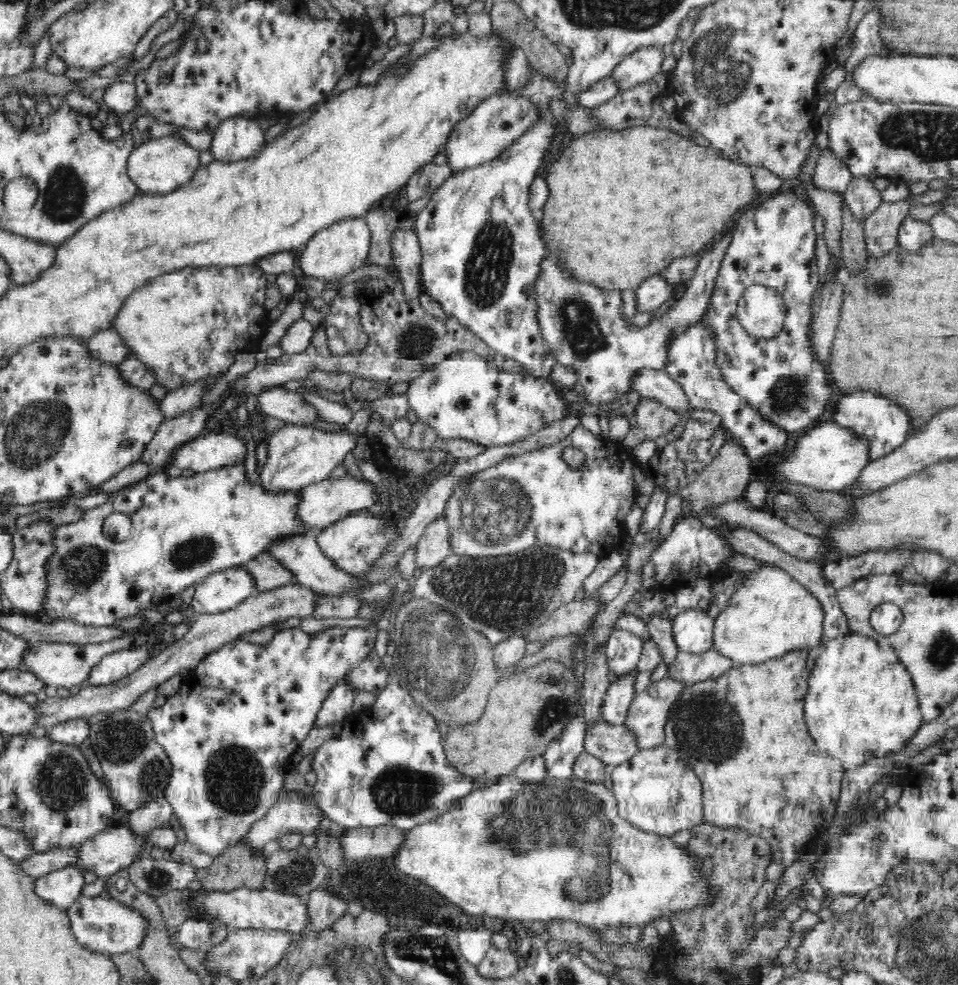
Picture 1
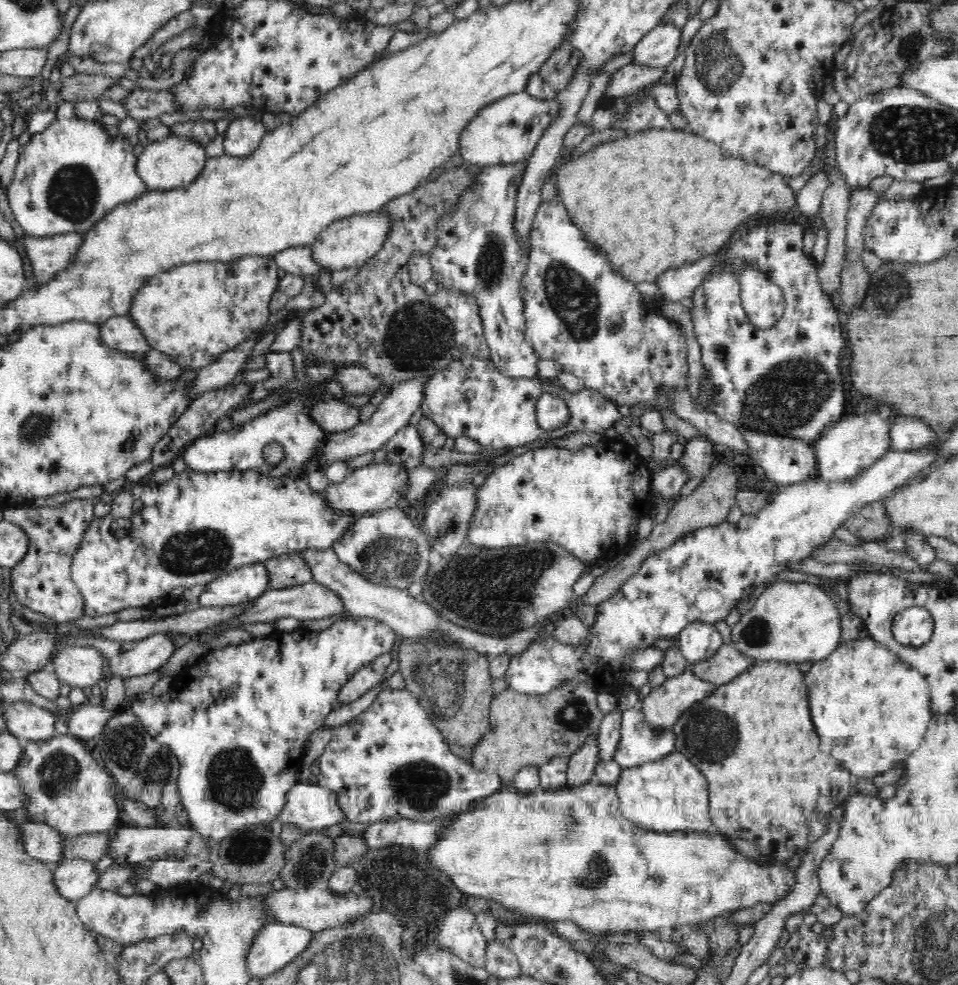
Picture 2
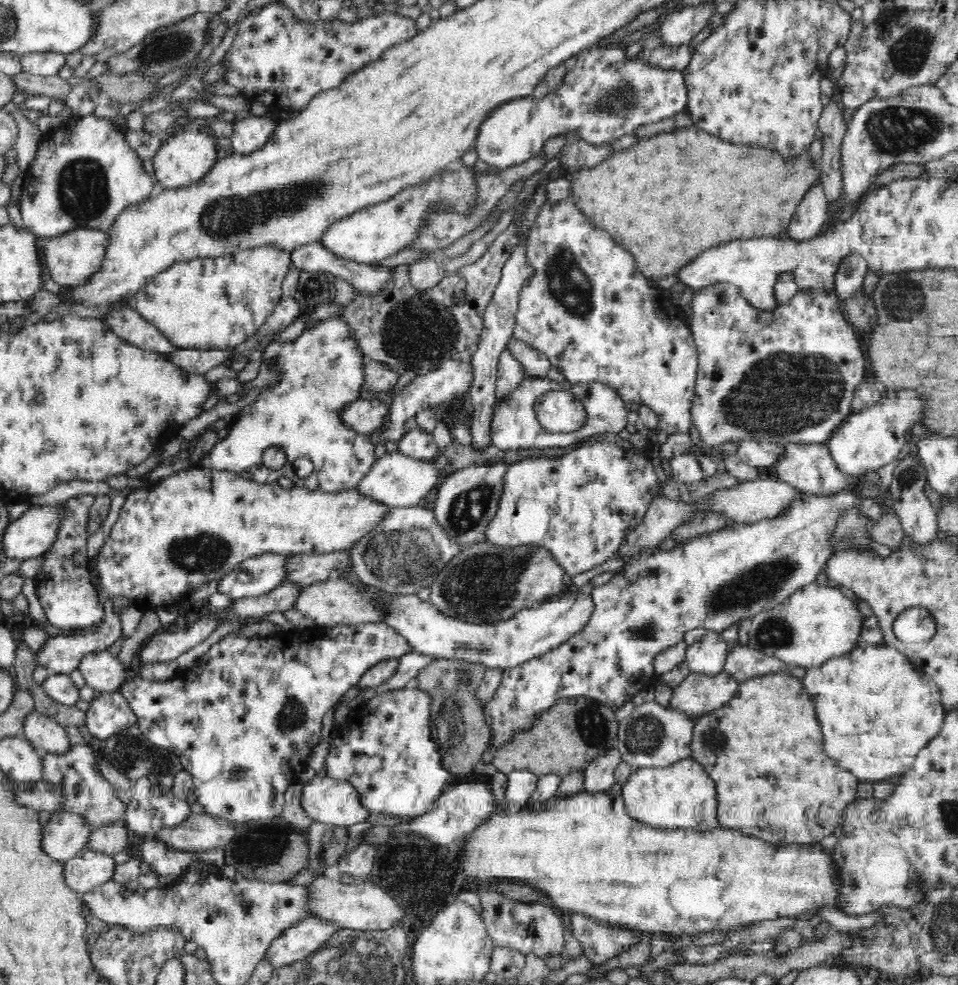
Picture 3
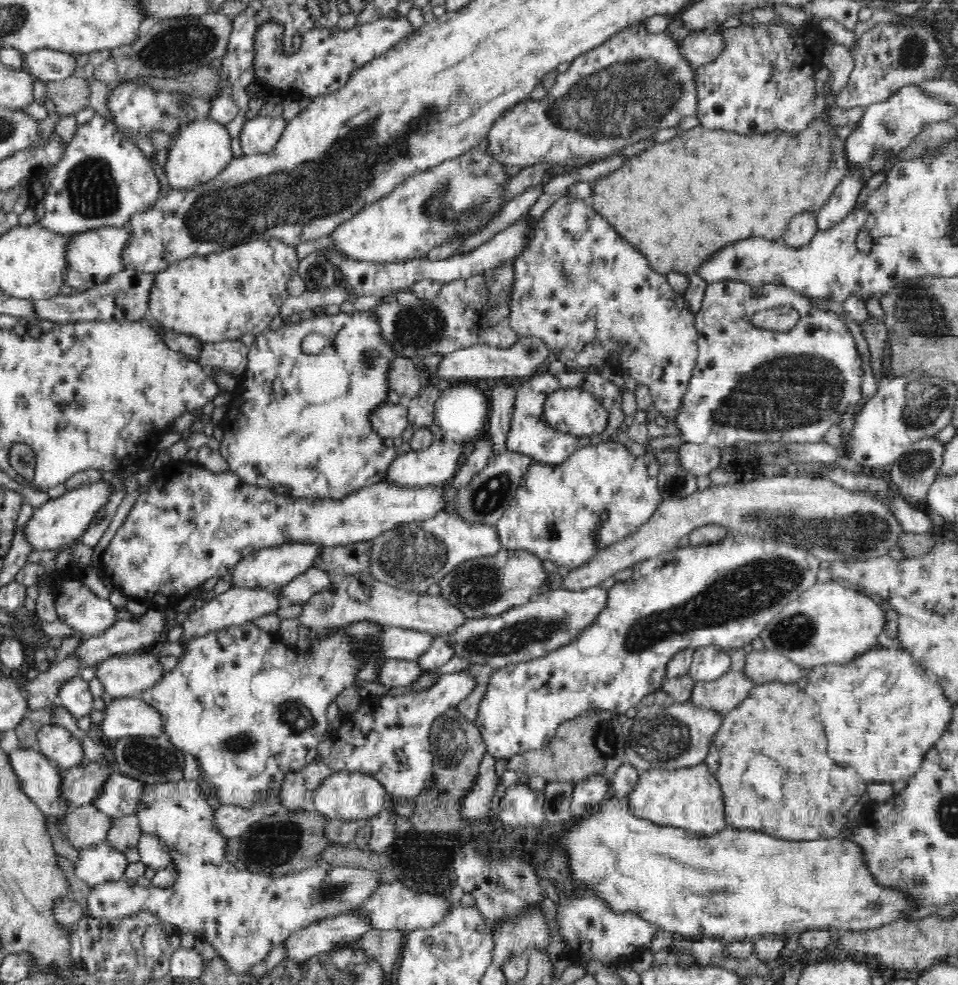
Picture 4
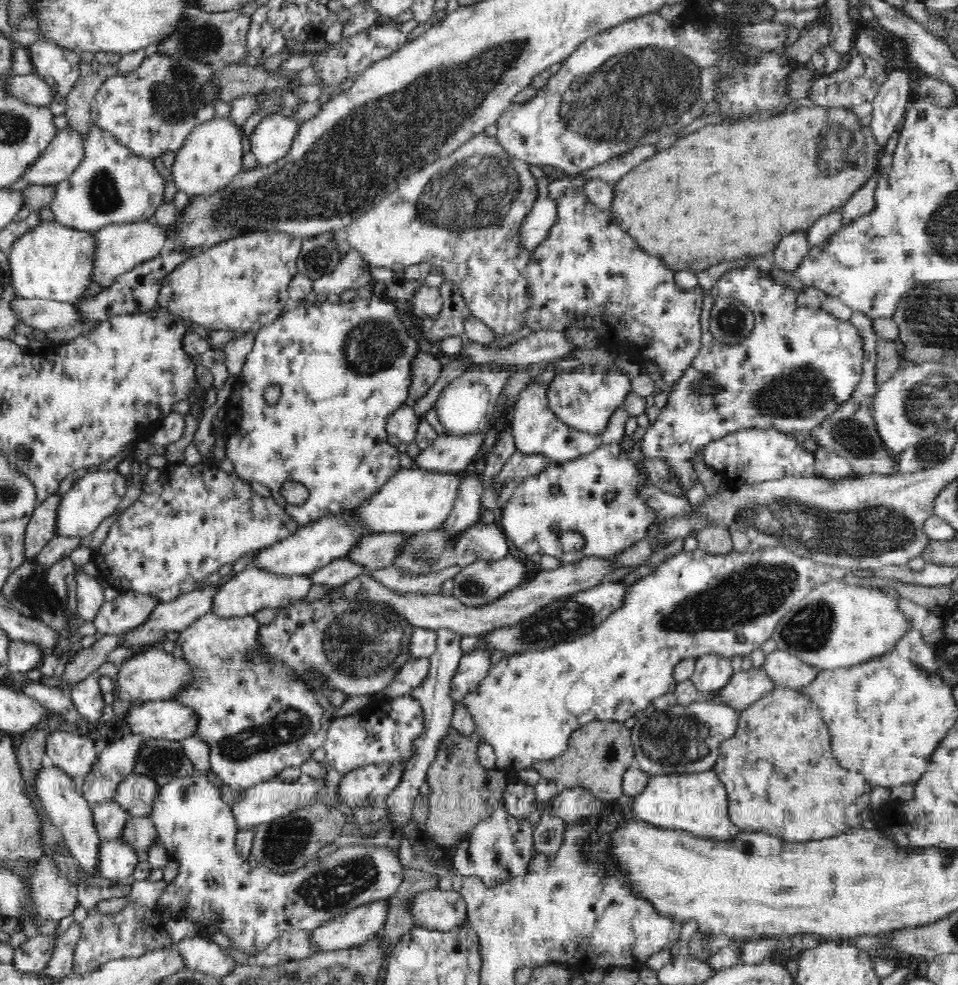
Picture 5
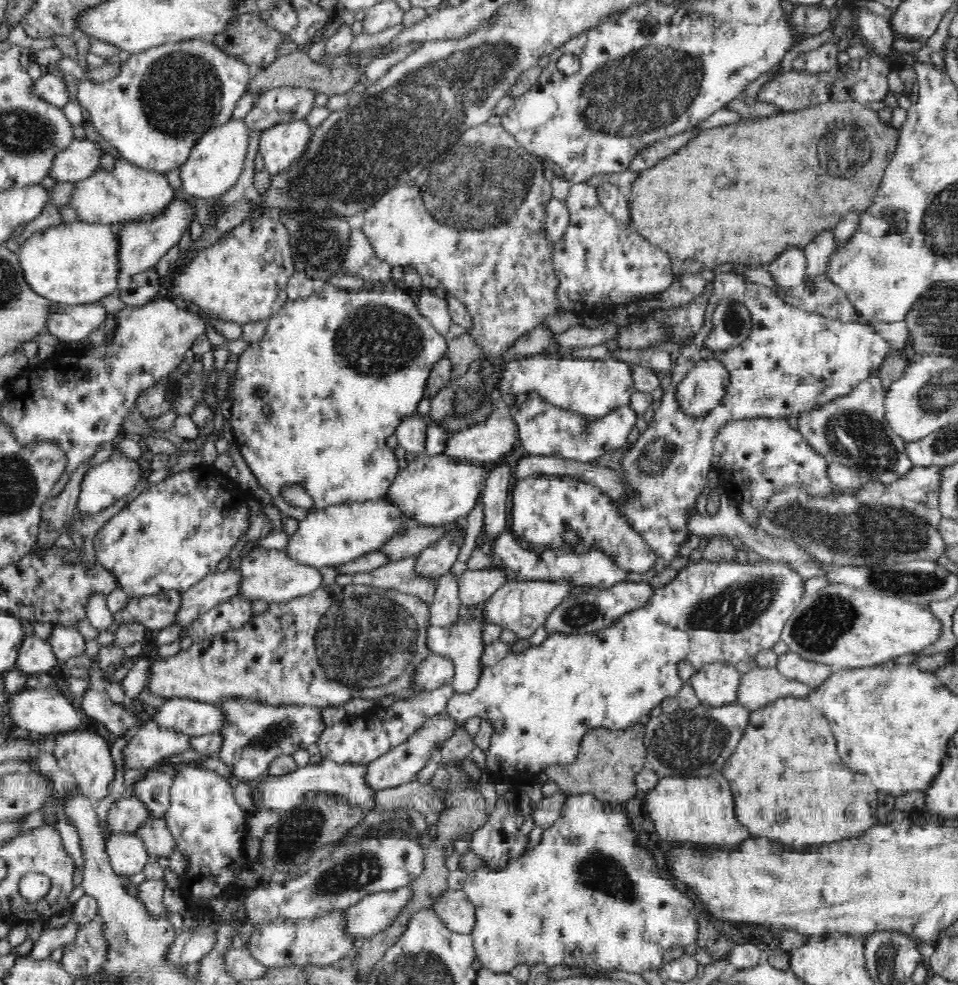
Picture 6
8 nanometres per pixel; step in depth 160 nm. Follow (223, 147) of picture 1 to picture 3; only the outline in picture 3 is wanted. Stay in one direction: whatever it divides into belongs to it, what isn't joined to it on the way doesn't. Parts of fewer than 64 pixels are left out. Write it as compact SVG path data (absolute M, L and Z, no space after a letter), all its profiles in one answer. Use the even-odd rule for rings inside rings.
M250 114L234 122L232 145L234 152L250 154L260 150L270 140L276 128L276 122L270 115L259 117Z

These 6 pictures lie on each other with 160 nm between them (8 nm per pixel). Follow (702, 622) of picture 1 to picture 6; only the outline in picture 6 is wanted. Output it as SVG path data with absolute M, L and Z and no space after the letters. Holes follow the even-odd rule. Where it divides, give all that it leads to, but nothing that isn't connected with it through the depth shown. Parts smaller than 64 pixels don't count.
M708 664L695 672L688 684L702 707L723 708L738 702L741 675L734 665Z

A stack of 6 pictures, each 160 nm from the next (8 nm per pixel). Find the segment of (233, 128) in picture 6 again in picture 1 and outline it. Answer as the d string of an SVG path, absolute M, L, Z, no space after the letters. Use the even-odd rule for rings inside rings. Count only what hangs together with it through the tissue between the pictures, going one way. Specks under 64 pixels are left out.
M162 136L148 139L134 148L128 159L128 175L138 185L140 192L166 195L190 182L199 167L199 162L198 150L182 138Z

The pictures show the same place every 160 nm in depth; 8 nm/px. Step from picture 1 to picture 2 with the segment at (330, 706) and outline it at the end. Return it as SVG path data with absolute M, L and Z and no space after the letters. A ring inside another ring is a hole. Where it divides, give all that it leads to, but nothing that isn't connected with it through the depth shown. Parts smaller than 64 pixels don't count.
M386 653L378 656L368 666L361 668L356 675L342 688L336 701L337 706L354 702L362 694L366 694L374 686L377 686L381 680L384 680L384 674L388 672L388 666L392 664L392 654Z

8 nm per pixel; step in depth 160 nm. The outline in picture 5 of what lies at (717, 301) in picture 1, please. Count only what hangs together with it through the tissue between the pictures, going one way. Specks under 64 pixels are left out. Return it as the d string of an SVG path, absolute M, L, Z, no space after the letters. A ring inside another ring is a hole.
M740 268L720 276L703 300L702 334L708 336L702 336L700 349L692 359L693 363L685 368L680 378L668 388L668 402L652 425L648 426L640 441L644 458L663 458L669 476L672 476L683 492L690 490L699 481L696 462L702 460L702 450L706 444L743 428L777 428L789 434L801 430L810 432L825 416L831 415L840 403L848 400L861 381L865 341L858 328L850 321L838 320L823 310L798 306L796 294L792 290L778 290L766 296L766 277L769 276L762 270L754 268ZM718 297L738 298L755 314L753 332L745 342L733 346L714 343L714 337L708 332L708 318L711 317L714 299ZM704 378L709 378L721 386L717 394L700 393L692 389L696 380Z

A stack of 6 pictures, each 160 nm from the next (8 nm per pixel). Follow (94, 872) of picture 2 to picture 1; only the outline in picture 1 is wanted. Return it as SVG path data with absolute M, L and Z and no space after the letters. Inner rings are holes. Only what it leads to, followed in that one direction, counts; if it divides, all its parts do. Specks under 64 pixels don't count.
M67 865L57 871L36 877L37 893L54 905L68 909L82 896L86 884L84 870L76 865Z

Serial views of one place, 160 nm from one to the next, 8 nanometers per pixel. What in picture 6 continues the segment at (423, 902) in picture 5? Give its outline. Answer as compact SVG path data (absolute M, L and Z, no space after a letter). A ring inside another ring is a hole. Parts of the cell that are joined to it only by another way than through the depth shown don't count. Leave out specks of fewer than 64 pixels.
M447 889L431 906L438 913L438 918L442 919L451 931L471 934L474 930L476 922L474 903L468 900L464 891Z

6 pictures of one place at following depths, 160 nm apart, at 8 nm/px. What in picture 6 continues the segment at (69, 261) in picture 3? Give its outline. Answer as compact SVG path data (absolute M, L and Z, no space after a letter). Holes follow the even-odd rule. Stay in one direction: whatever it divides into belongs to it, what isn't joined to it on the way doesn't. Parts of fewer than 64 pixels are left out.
M174 198L164 213L154 220L126 222L119 232L121 273L132 275L133 278L135 275L153 269L160 258L179 244L184 232L195 220L196 206L184 198Z

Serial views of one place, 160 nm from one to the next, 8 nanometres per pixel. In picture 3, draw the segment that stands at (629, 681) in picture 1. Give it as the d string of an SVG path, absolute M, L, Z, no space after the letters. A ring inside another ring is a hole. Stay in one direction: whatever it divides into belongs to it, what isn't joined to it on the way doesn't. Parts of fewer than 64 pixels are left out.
M618 750L606 752L603 756L595 759L593 763L585 768L583 773L583 788L588 794L607 792L616 787L615 768L622 762Z

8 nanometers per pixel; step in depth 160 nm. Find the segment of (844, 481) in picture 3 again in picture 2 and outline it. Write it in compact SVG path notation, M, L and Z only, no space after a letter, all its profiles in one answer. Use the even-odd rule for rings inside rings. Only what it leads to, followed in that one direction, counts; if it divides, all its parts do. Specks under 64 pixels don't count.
M738 427L738 430L744 433L748 439L752 459L758 466L764 469L763 479L775 485L776 487L789 487L792 484L802 483L808 480L819 479L818 459L814 444L803 440L776 435L767 435L764 432L748 430Z

